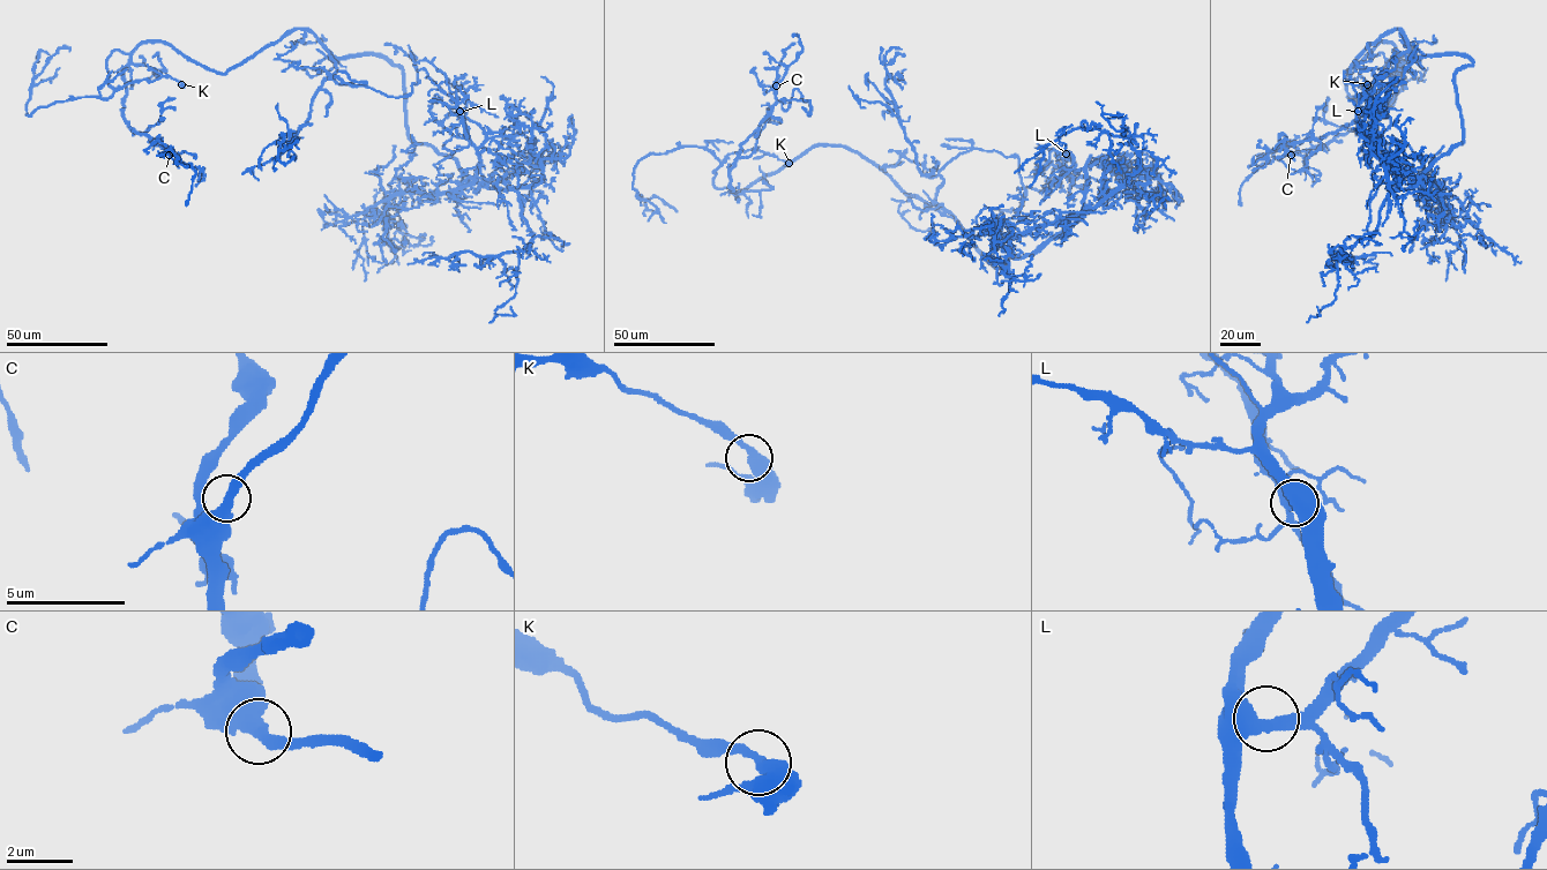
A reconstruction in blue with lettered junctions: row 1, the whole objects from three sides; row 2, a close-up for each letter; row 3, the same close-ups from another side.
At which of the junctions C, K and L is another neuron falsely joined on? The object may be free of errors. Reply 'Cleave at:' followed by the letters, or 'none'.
Cleave at: none

